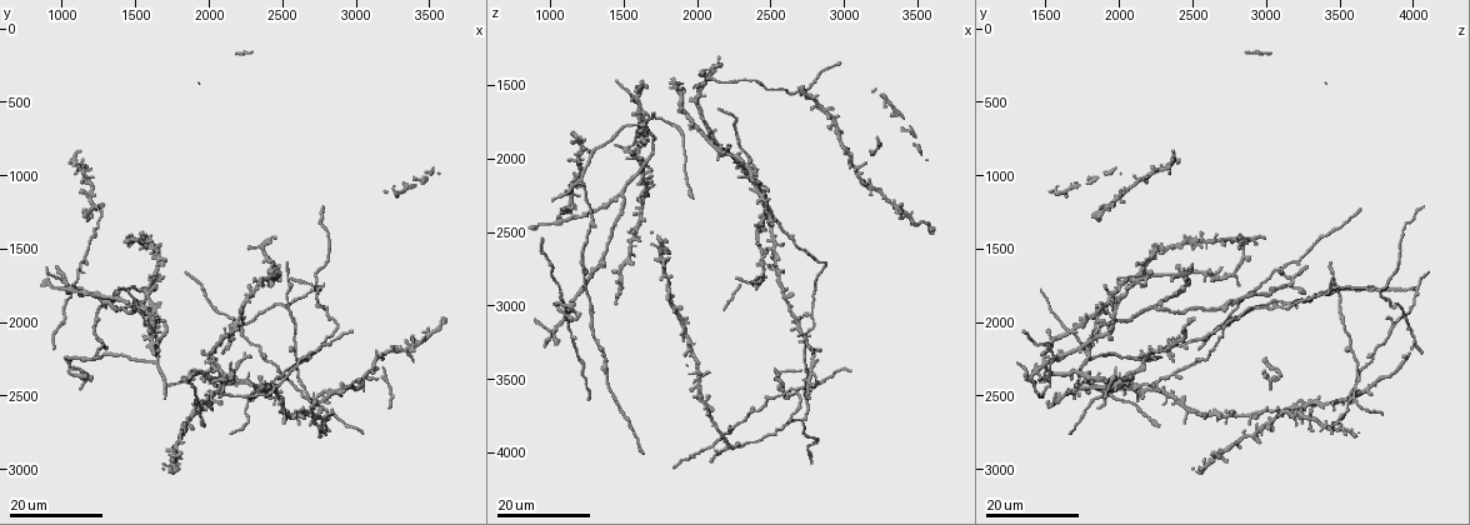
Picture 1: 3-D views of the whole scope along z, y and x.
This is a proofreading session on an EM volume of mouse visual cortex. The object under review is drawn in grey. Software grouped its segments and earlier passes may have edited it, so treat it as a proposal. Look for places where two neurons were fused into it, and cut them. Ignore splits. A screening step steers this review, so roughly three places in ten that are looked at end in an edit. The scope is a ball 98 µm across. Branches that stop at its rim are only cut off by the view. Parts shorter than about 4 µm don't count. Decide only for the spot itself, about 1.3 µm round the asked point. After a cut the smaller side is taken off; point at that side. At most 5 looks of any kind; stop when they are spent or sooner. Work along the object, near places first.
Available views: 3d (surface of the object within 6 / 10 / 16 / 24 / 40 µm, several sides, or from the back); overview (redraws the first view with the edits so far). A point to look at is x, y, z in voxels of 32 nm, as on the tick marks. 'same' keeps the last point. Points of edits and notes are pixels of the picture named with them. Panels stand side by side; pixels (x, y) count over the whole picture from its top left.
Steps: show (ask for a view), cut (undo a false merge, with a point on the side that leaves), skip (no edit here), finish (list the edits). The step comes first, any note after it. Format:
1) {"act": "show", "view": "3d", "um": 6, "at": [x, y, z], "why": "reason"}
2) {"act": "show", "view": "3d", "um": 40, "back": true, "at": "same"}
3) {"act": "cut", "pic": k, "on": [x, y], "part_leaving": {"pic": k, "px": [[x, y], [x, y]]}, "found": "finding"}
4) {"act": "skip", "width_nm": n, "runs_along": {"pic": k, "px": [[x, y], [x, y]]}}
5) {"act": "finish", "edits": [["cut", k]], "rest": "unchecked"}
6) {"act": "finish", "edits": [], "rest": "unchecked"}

{"act": "show", "view": "3d", "um": 24, "at": [2420, 1420, 2840], "why": "thick turns thin"}

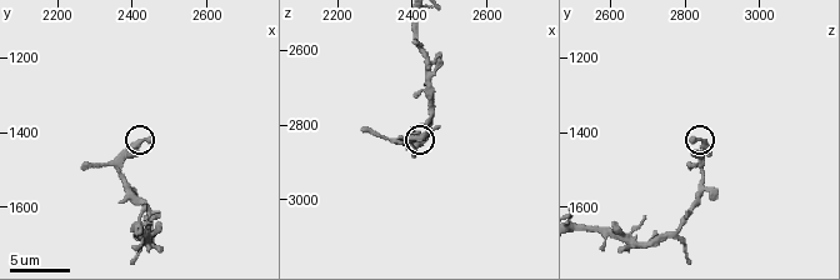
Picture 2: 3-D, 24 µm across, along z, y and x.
{"act": "show", "view": "3d", "um": 10, "at": [2430, 1420, 2850]}

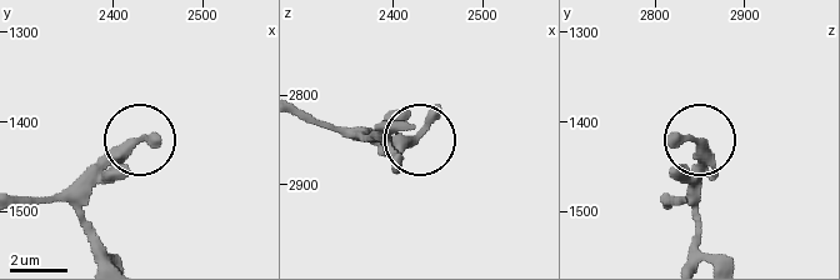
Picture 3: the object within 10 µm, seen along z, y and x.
{"act": "skip", "width_nm": 350, "runs_along": {"pic": 3, "px": [[690, 256], [698, 144]]}, "found": "continuous, no second neuron"}

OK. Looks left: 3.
{"act": "show", "view": "3d", "um": 24, "at": [2720, 1780, 3780], "why": "branch point"}

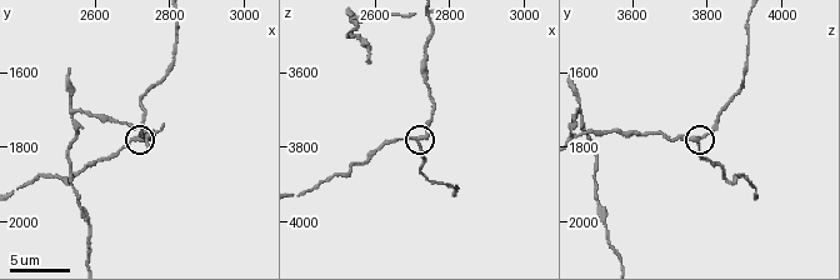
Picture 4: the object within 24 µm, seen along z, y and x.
{"act": "show", "view": "3d", "um": 10, "at": [2710, 1780, 3780]}

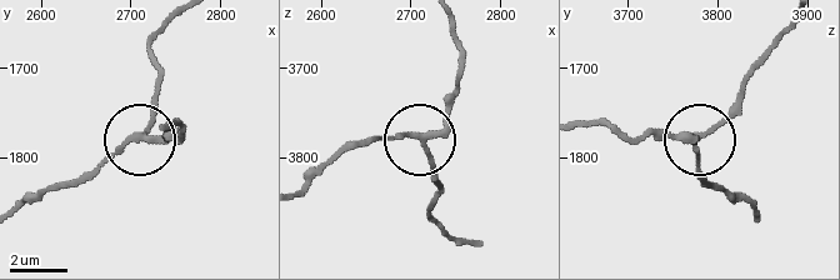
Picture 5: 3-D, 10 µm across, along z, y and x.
{"act": "skip", "found": "continuous, no second neuron"}

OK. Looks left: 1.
{"act": "finish", "edits": [], "rest": "unchecked"}

